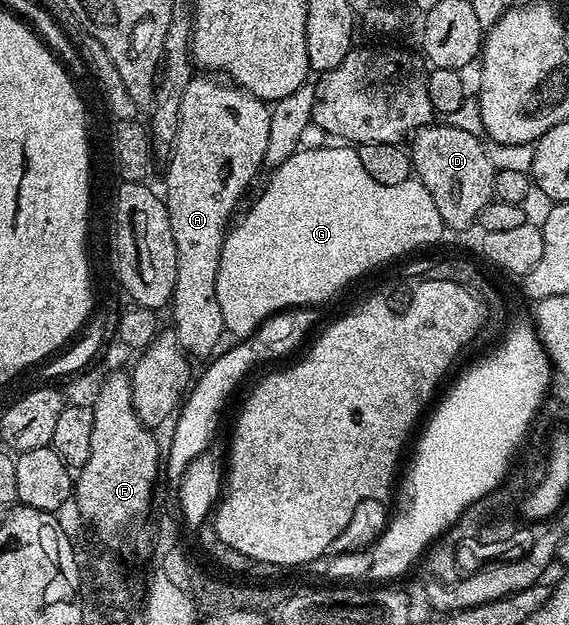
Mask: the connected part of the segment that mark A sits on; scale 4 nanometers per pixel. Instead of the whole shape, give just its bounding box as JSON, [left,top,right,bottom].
[164,76,270,360]

